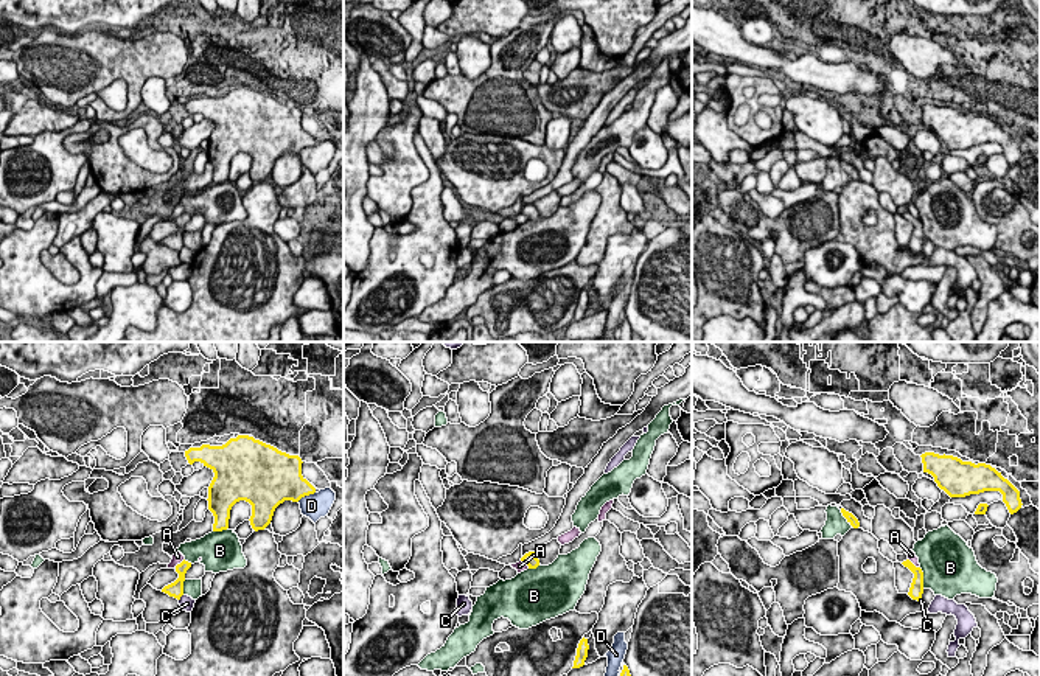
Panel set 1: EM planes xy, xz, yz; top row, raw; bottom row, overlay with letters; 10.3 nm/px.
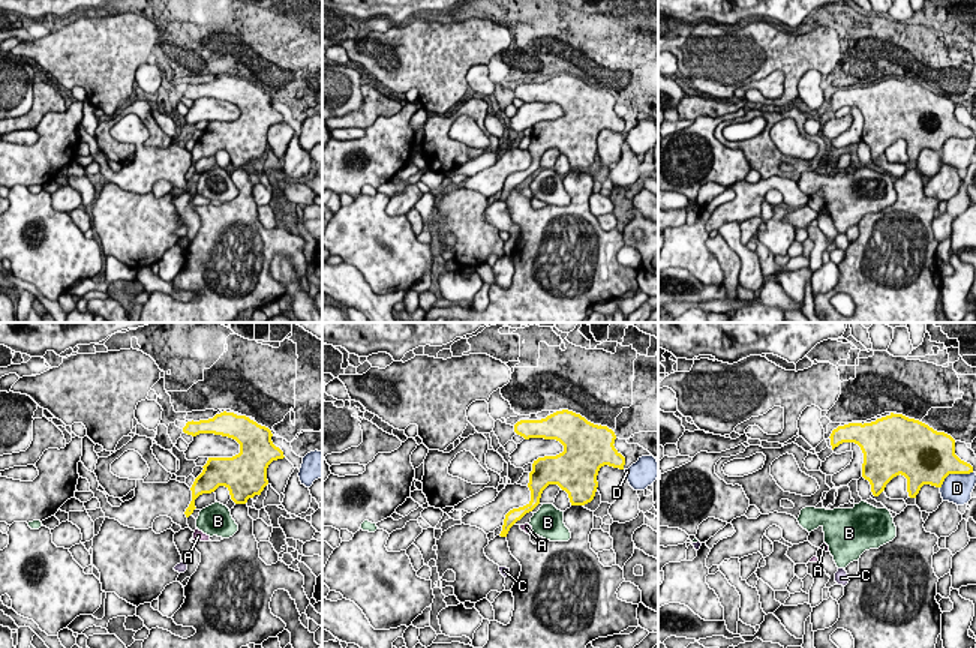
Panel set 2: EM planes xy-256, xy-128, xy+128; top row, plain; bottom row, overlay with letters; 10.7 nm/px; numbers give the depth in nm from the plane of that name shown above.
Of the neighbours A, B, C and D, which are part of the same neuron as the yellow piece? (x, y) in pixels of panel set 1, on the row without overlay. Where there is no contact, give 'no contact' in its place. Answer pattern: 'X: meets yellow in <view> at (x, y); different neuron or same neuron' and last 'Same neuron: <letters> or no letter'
A: meets yellow in xy at (181, 215); different neuron
B: meets yellow in yz at (922, 230); different neuron
C: meets yellow in xy at (181, 247); different neuron
D: meets yellow in xy at (305, 146); different neuron
Same neuron: no letter

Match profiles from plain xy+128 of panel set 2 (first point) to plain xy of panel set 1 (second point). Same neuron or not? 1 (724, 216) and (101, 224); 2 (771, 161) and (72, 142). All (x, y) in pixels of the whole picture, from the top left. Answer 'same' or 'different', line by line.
1: different
2: same

